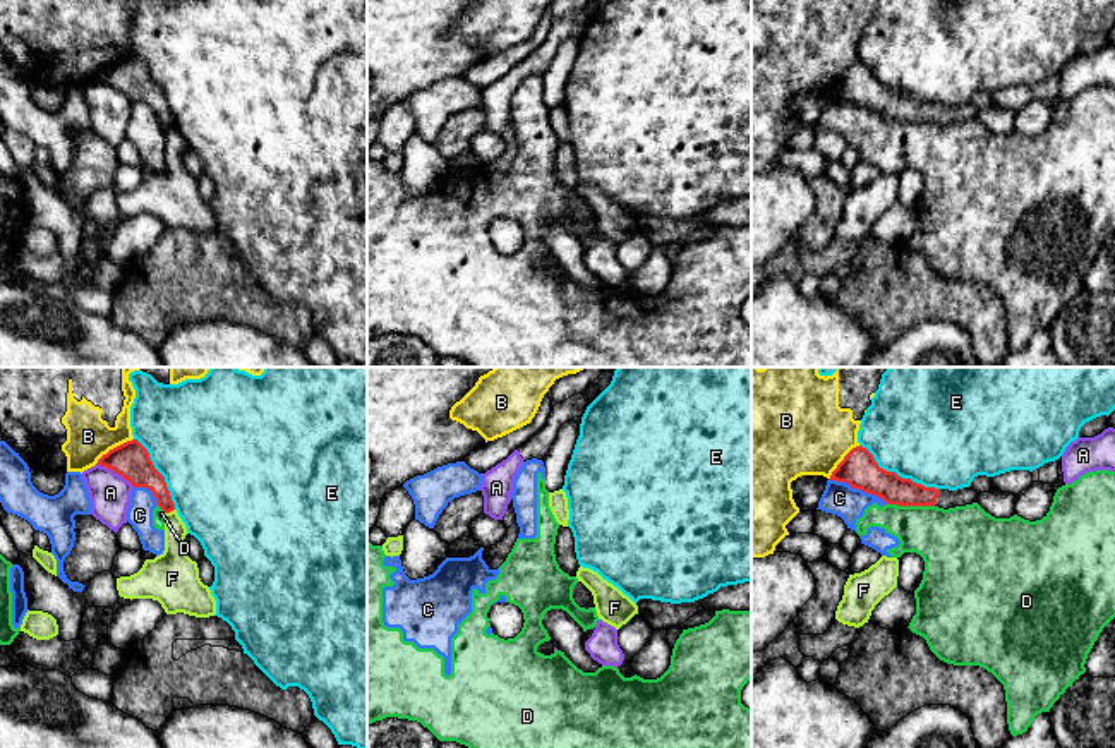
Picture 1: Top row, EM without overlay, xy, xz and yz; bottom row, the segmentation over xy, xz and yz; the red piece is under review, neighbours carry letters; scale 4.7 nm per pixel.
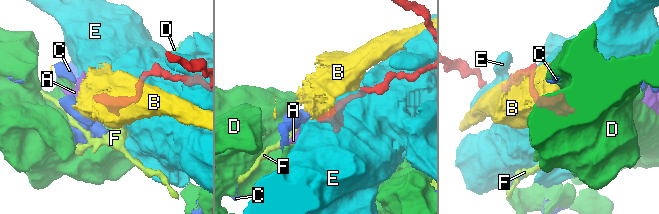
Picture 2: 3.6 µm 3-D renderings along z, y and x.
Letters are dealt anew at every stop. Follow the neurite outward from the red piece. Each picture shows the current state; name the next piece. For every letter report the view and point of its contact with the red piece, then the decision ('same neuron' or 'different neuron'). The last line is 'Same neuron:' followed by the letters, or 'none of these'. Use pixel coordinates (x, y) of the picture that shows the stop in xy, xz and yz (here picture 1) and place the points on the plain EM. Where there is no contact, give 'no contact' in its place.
A: contact xy (115, 88); different neuron
B: contact xy (114, 64); different neuron
C: contact yz (858, 103); different neuron
D: contact yz (911, 120); different neuron
E: contact yz (896, 90); different neuron
F: contact xy (168, 127); different neuron
Same neuron: none of these

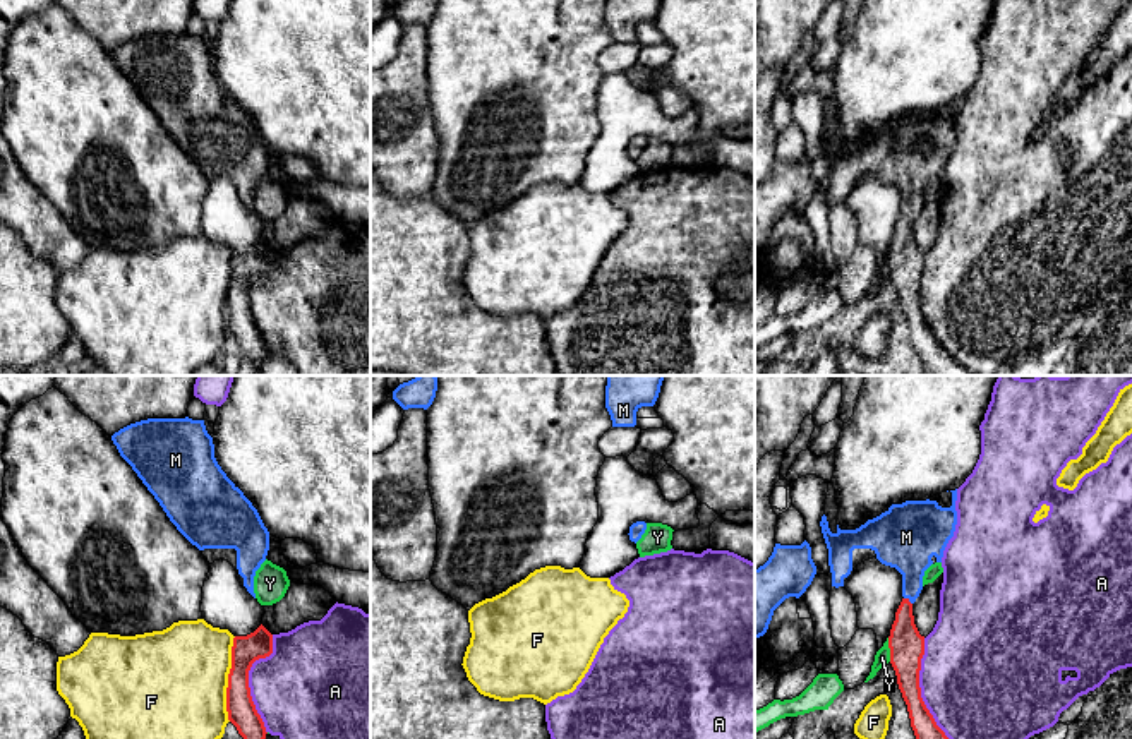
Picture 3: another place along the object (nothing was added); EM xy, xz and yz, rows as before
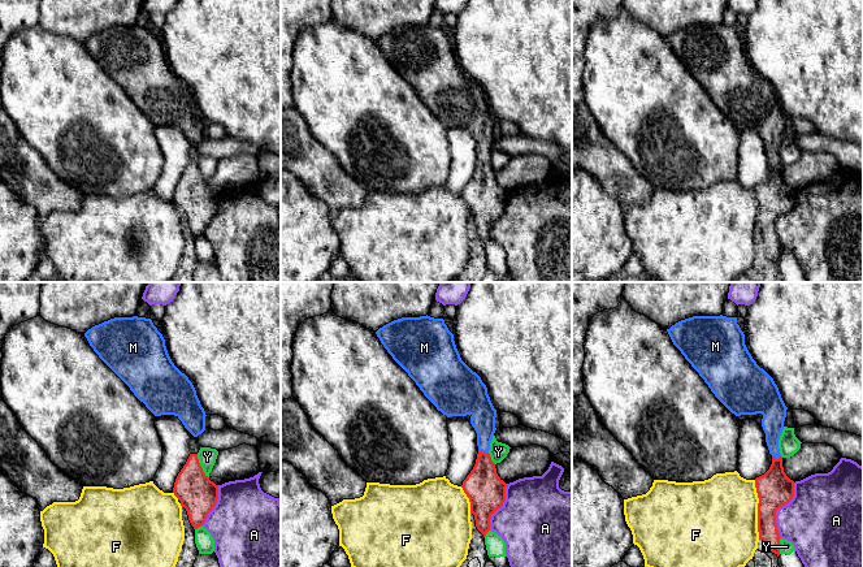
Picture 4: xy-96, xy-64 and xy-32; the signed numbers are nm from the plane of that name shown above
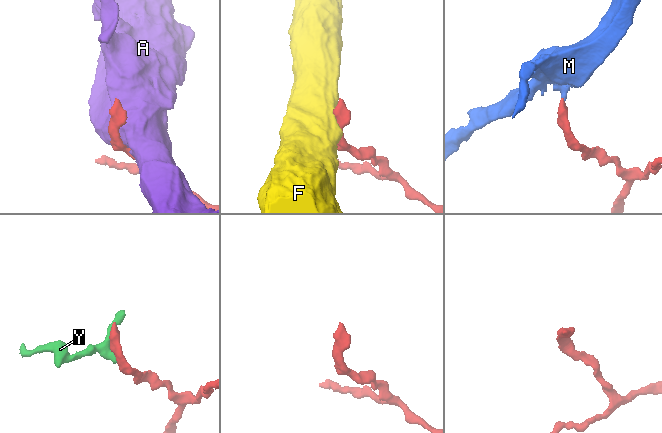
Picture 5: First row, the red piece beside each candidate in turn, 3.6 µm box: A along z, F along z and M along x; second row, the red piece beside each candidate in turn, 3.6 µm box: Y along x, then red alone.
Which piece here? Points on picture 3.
A: contact yz (921, 316); different neuron
F: contact xy (228, 295); different neuron
M: contact yz (908, 216); same neuron
Y: contact yz (891, 266); different neuron
Same neuron: M

